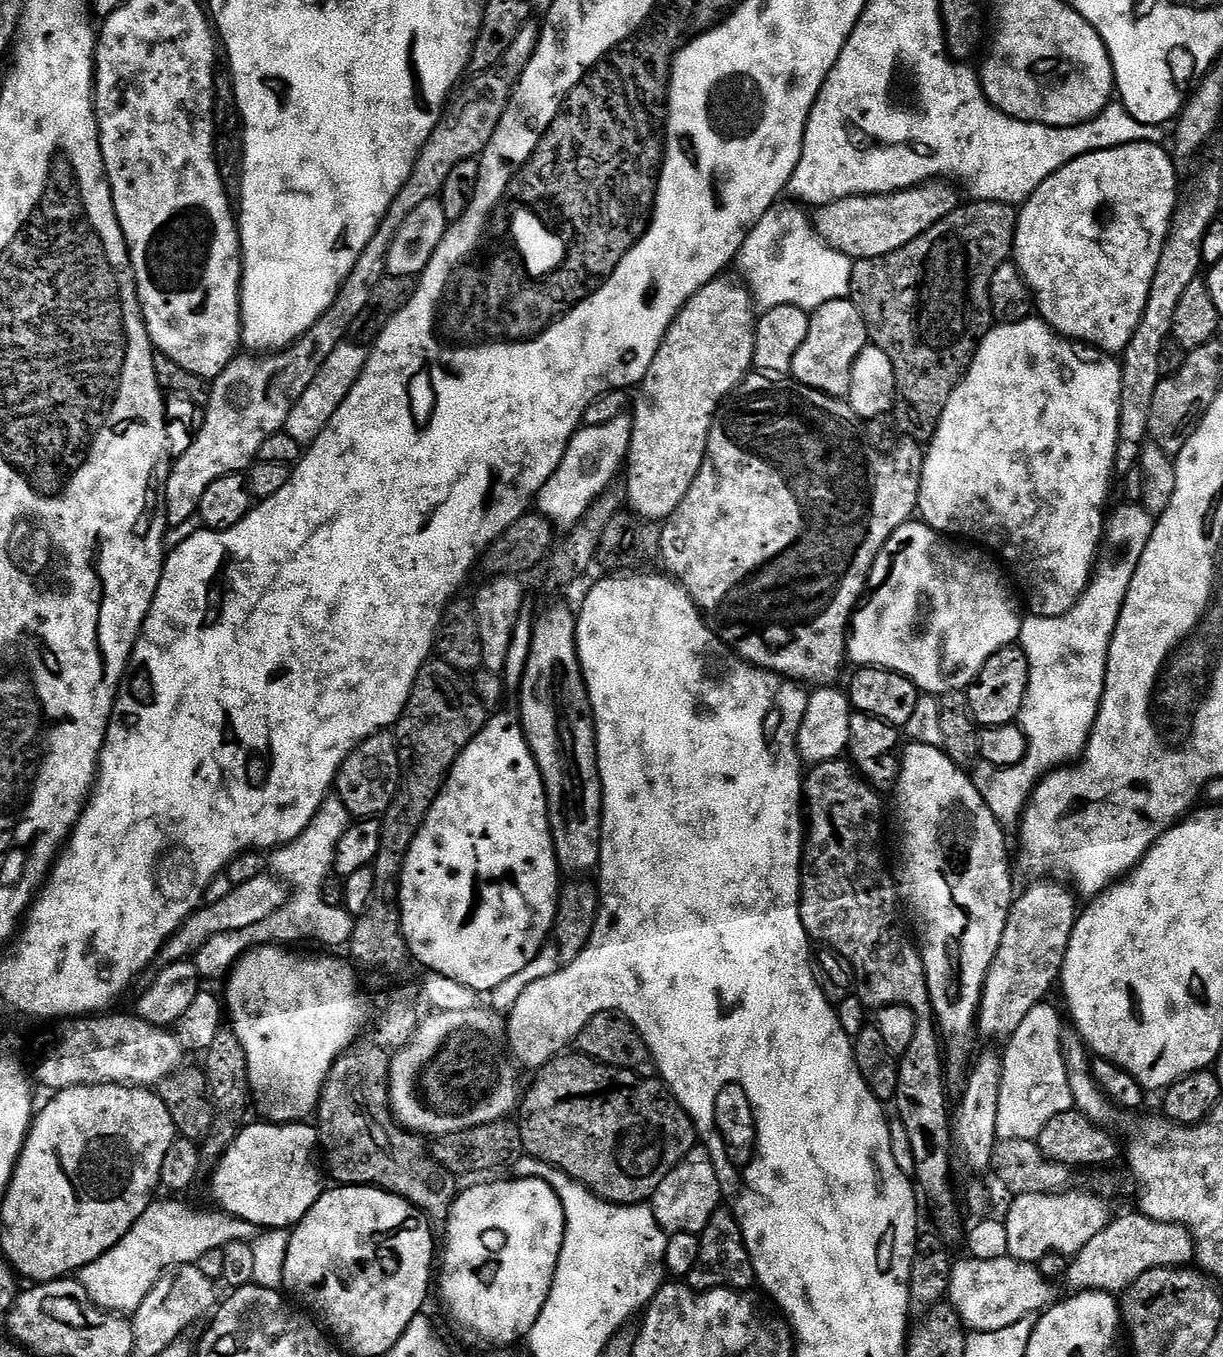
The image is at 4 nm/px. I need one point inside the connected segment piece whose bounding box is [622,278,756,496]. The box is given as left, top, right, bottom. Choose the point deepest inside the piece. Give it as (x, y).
(707, 352)

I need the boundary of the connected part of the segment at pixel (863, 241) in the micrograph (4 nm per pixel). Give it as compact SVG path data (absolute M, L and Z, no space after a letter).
M925 182L916 185L915 188L904 188L900 192L887 192L885 196L851 196L833 200L815 209L815 230L820 239L841 257L849 256L849 261L852 262L873 260L906 246L906 242L914 242L918 234L930 230L930 226L942 222L946 214L953 212L958 207L958 199L956 200L956 192L951 186L953 187L948 182Z

